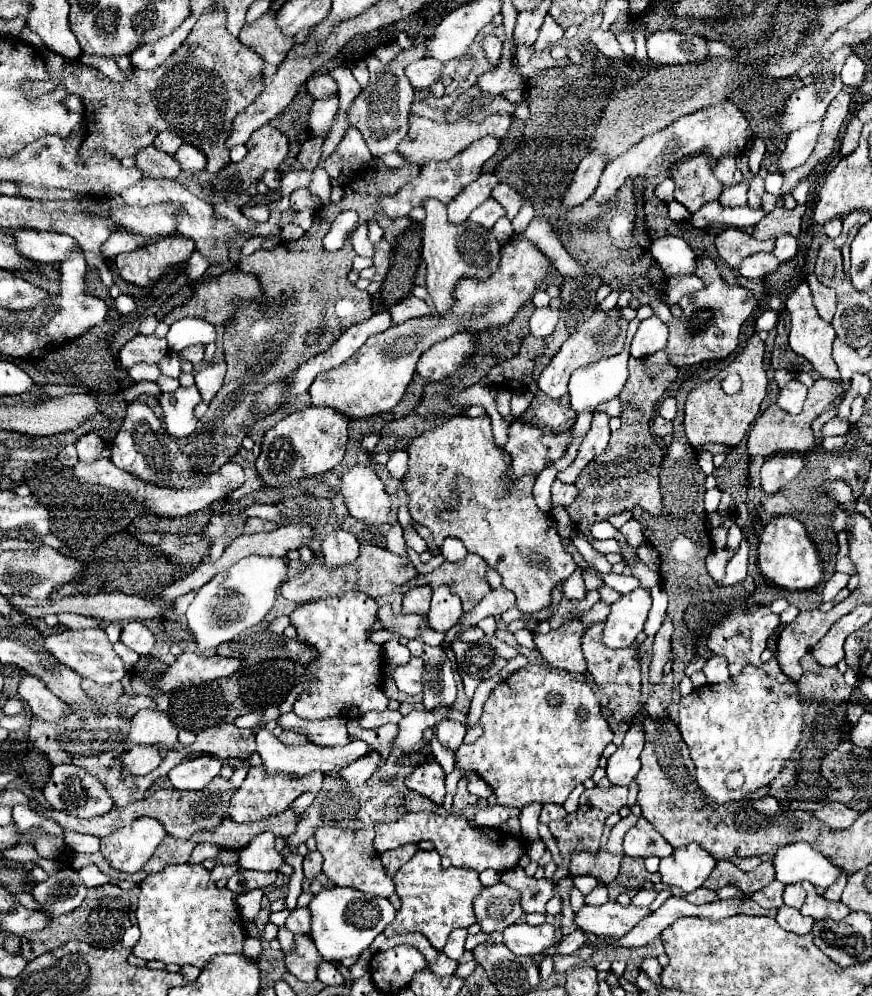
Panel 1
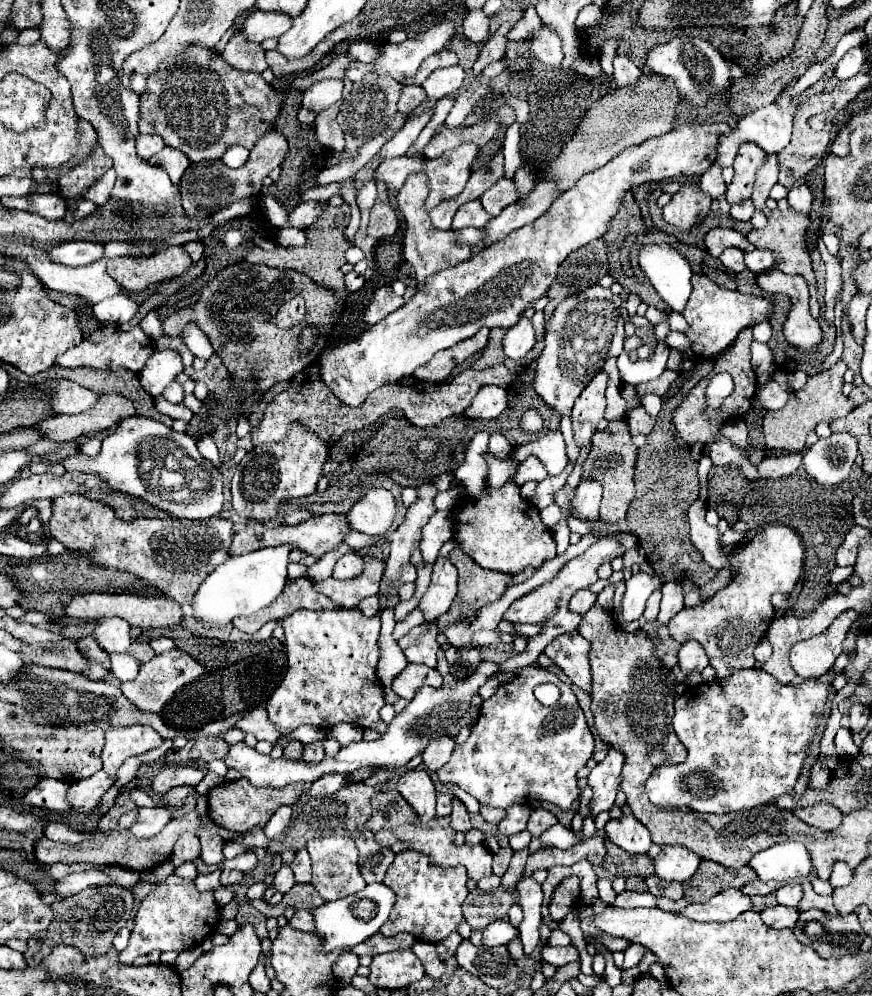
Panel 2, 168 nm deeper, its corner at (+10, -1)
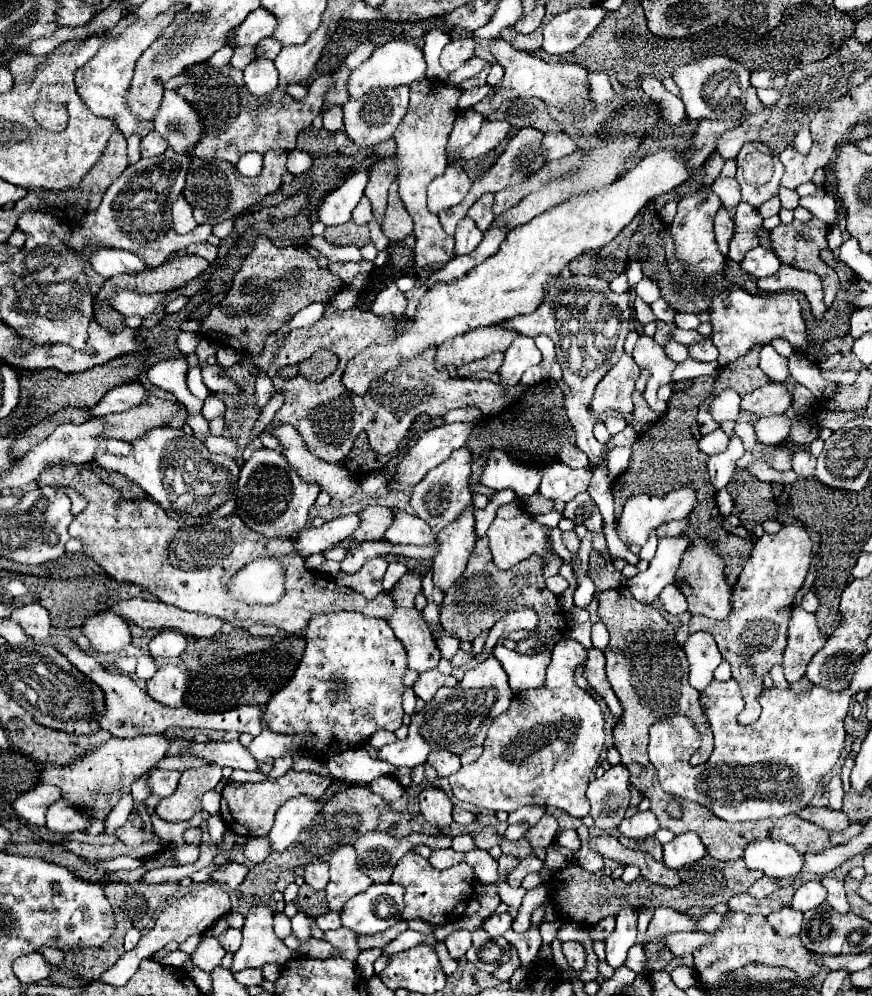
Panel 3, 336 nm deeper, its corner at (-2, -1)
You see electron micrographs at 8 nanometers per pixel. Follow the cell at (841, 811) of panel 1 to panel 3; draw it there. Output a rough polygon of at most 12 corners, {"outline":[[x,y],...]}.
{"outline":[[807,806],[801,818],[825,828],[845,830],[849,818],[843,810]]}

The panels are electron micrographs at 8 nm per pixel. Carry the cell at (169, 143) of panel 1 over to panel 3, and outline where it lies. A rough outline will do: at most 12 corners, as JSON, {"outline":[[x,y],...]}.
{"outline":[[151,130],[141,140],[141,158],[159,156],[167,150],[165,138]]}

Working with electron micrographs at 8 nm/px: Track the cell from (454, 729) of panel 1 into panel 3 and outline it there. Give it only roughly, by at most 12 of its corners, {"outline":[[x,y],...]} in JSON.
{"outline":[[431,752],[427,762],[439,776],[451,776],[461,768],[459,756]]}

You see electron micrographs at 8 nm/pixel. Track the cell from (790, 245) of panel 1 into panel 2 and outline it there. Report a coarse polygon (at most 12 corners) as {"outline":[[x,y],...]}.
{"outline":[[769,250],[745,252],[745,268],[753,274],[775,264]]}

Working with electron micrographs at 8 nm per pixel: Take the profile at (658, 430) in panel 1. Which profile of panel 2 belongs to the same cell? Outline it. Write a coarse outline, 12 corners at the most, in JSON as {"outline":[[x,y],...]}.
{"outline":[[637,404],[627,414],[629,432],[649,434],[655,418]]}

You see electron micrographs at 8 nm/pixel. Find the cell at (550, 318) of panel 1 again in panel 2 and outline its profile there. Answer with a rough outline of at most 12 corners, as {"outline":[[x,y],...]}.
{"outline":[[527,318],[503,334],[503,352],[521,360],[535,346]]}

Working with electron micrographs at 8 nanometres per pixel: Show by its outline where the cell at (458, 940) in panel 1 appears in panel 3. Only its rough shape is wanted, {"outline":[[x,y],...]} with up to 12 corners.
{"outline":[[457,930],[445,940],[455,960],[471,946],[471,932]]}

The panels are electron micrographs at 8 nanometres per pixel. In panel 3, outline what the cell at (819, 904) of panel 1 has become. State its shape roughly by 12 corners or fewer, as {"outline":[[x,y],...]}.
{"outline":[[823,878],[827,904],[847,914],[851,908],[845,884],[837,878]]}

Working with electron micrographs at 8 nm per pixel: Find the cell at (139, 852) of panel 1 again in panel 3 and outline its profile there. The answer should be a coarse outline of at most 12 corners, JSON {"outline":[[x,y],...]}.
{"outline":[[217,764],[185,770],[177,790],[155,808],[165,822],[191,820],[213,790]]}

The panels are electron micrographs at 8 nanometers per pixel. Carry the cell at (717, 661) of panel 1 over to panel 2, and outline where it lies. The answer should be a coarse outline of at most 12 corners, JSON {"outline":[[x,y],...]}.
{"outline":[[697,640],[679,648],[679,668],[685,676],[701,672],[709,664]]}

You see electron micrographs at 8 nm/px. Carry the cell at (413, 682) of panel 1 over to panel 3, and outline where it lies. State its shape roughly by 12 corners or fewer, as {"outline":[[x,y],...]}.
{"outline":[[437,668],[419,674],[413,690],[427,702],[441,686],[455,686],[453,676]]}

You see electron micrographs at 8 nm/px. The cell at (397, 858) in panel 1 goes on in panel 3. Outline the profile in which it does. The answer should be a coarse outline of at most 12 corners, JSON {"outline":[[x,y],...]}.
{"outline":[[373,830],[355,842],[361,870],[389,882],[397,862],[417,844],[451,848],[453,836]]}

